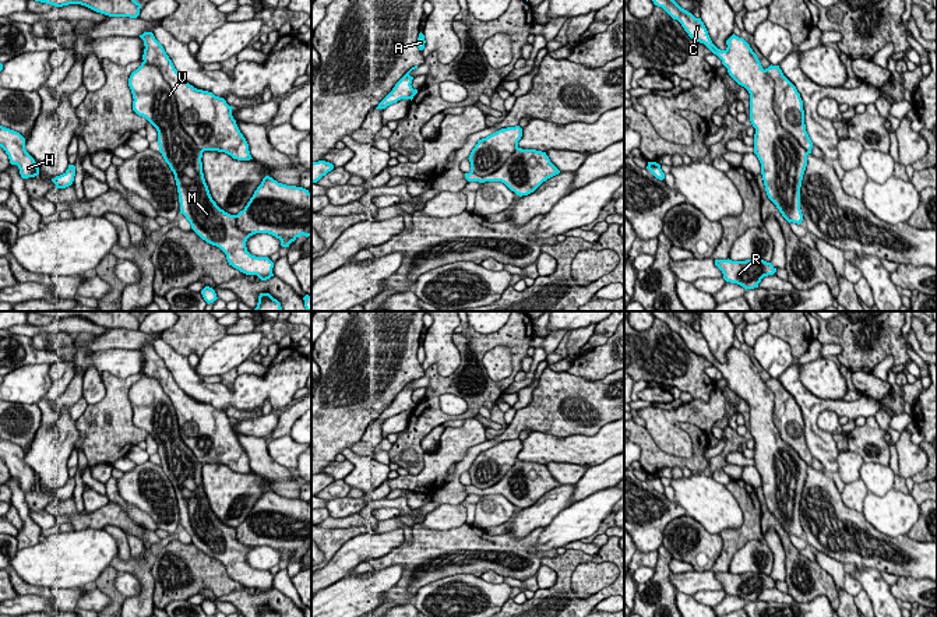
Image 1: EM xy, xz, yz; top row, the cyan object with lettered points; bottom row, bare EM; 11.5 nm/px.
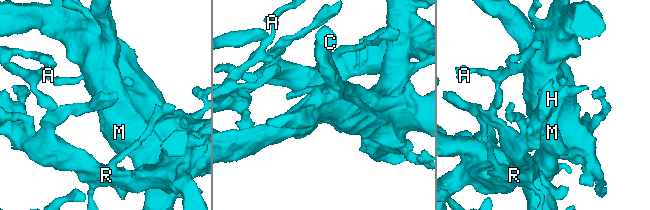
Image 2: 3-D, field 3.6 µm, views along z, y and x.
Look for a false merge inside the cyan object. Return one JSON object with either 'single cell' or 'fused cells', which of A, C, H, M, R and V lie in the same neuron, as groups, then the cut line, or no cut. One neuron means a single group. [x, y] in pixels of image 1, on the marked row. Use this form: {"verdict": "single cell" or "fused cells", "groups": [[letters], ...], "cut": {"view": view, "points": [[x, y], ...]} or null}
{"verdict": "fused cells", "groups": [["A", "C", "M", "V"], ["H", "R"]], "cut": {"view": "xy", "points": [[144, 60], [151, 63], [169, 85], [180, 126], [203, 151]]}}

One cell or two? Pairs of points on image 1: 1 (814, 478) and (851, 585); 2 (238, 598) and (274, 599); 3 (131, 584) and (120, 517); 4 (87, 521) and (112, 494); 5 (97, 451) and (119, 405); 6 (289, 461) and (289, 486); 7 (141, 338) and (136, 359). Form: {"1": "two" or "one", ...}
{"1": "two", "2": "one", "3": "two", "4": "two", "5": "one", "6": "two", "7": "two"}

